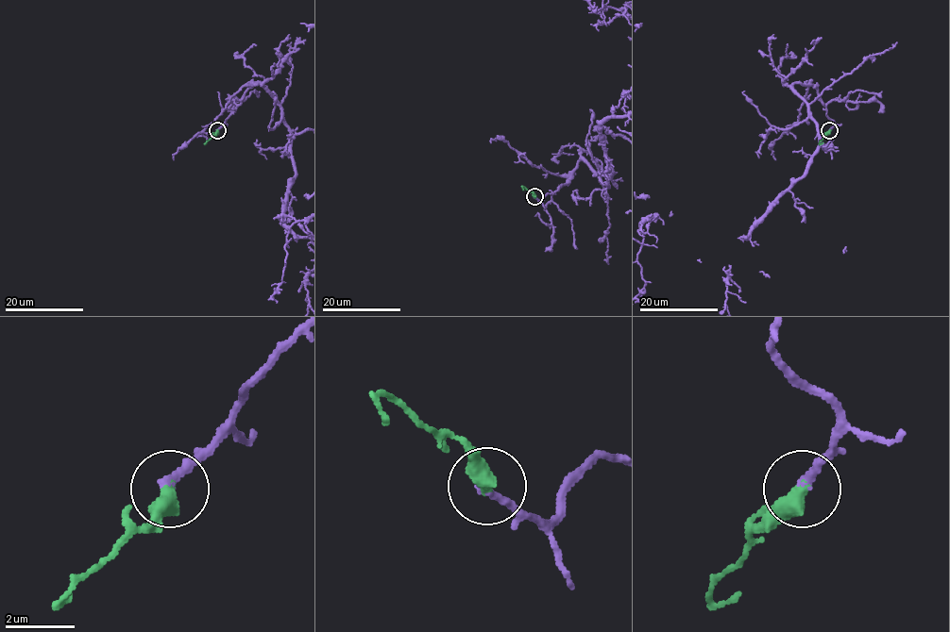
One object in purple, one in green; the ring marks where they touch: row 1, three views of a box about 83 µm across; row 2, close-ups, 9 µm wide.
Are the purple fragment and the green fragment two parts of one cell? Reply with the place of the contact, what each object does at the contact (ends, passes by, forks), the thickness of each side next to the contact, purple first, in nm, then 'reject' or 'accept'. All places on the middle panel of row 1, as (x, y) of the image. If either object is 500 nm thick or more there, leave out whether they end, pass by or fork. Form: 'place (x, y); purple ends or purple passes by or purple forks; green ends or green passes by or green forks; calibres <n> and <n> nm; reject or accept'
place (534, 196); calibres 280 and 550 nm; accept

